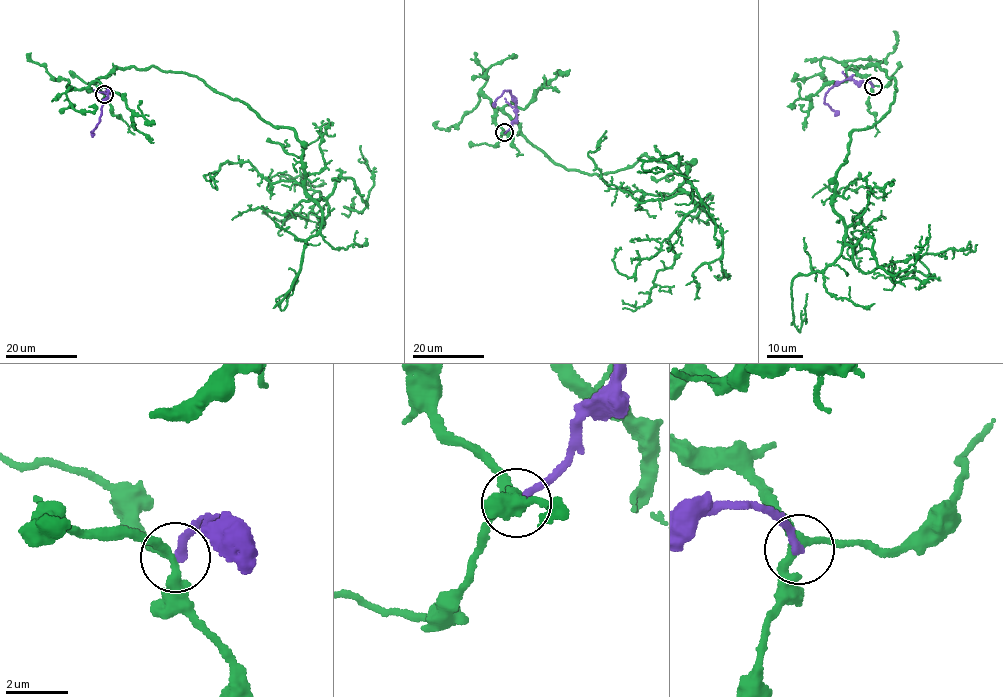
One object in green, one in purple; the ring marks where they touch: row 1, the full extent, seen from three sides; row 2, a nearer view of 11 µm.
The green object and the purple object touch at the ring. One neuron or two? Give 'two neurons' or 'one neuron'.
two neurons

